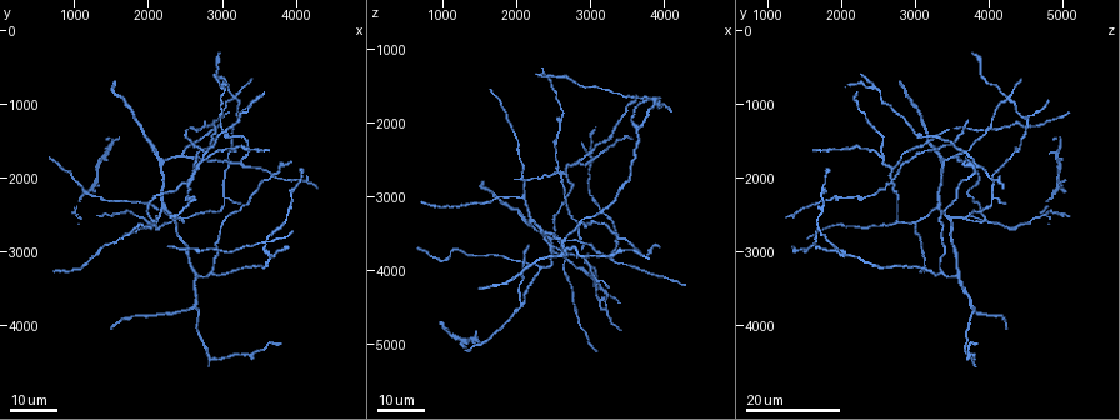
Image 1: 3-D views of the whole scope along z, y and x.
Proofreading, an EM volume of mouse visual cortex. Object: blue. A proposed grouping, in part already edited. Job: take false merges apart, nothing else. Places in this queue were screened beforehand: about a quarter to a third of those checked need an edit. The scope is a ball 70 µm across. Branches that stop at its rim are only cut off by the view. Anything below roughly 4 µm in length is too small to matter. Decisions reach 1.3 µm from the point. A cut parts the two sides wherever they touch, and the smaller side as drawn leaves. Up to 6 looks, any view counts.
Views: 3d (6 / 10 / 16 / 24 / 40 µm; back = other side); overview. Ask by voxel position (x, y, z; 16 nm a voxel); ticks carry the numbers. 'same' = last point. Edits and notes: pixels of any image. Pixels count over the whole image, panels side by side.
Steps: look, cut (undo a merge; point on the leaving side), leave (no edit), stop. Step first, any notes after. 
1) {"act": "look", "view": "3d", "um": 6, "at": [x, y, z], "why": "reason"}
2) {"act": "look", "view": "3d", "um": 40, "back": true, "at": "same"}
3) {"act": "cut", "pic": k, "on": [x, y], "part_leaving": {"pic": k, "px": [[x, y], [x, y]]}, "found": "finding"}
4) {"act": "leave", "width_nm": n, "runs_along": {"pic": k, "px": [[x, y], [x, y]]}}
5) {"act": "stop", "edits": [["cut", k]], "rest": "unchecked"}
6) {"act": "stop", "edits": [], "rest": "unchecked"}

{"act": "look", "view": "3d", "um": 16, "at": [3250, 1800, 3750], "why": "three-way junction"}

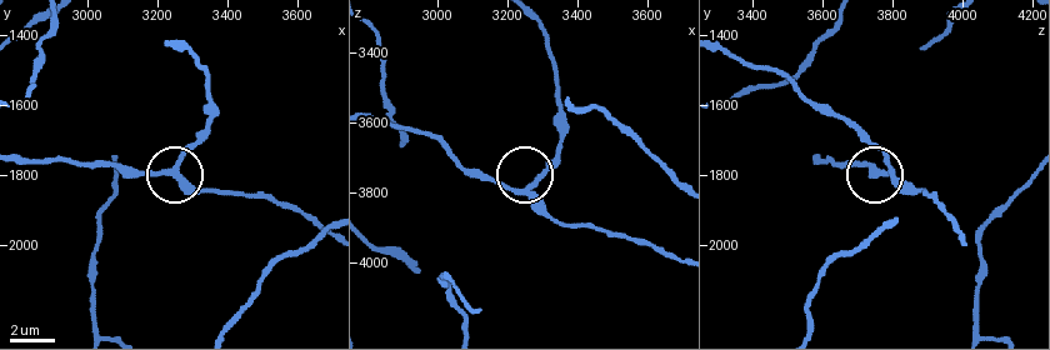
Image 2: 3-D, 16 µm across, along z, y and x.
{"act": "look", "view": "3d", "um": 10, "at": [3260, 1800, 3800], "why": "zoom in"}

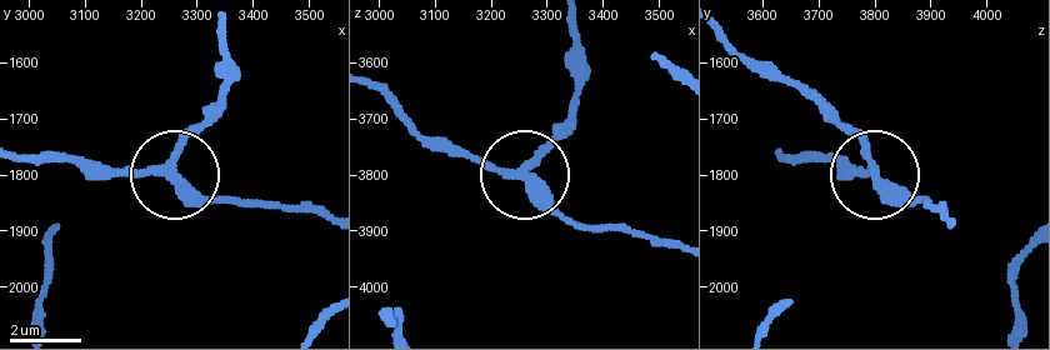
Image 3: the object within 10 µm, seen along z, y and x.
{"act": "leave", "arms": 3, "found": "all the same neuron"}

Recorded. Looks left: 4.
{"act": "look", "view": "3d", "um": 24, "at": [3150, 900, 4250], "why": "four arms meet"}

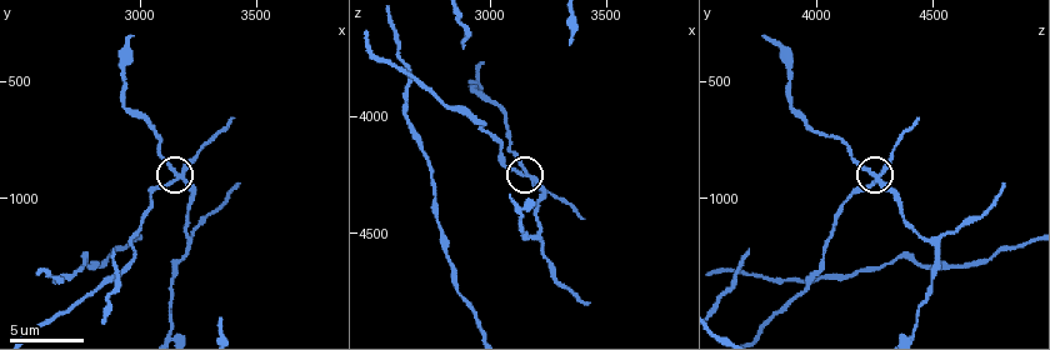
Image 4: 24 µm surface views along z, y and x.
{"act": "look", "view": "3d", "um": 6, "at": [3160, 890, 4240], "why": "zoom in"}

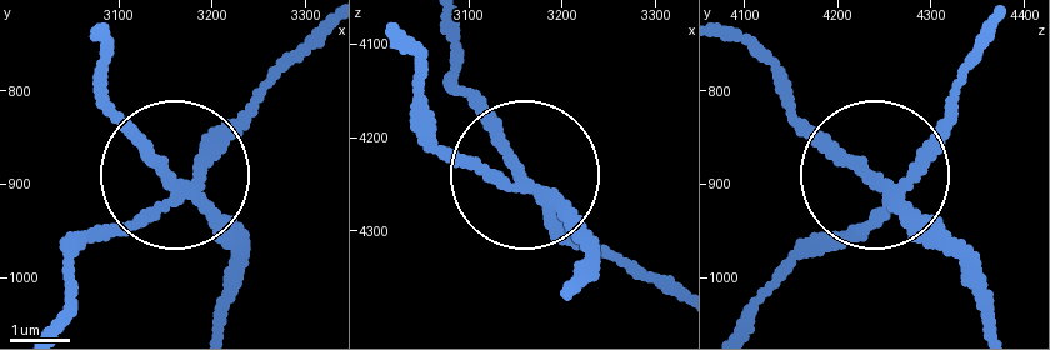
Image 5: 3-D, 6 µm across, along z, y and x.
{"act": "leave", "found": "continuous, no second neuron"}

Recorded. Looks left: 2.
{"act": "look", "view": "3d", "um": 24, "at": [3000, 2300, 4050], "why": "three-way junction"}

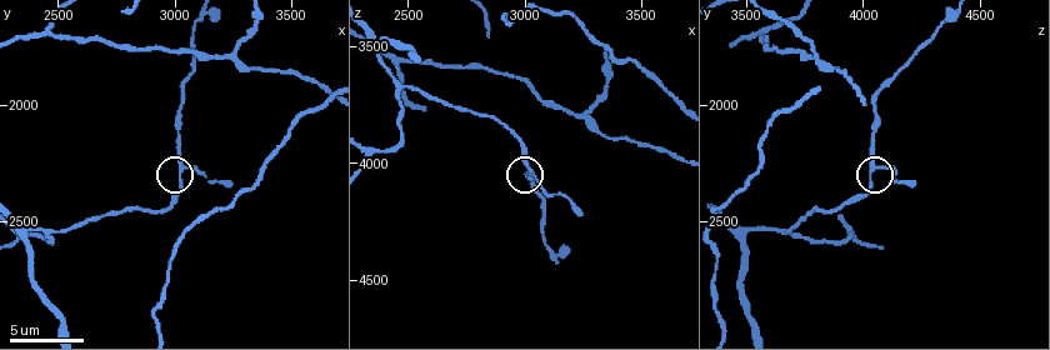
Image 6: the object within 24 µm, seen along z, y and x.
{"act": "look", "view": "3d", "um": 6, "at": [3050, 2270, 4060]}

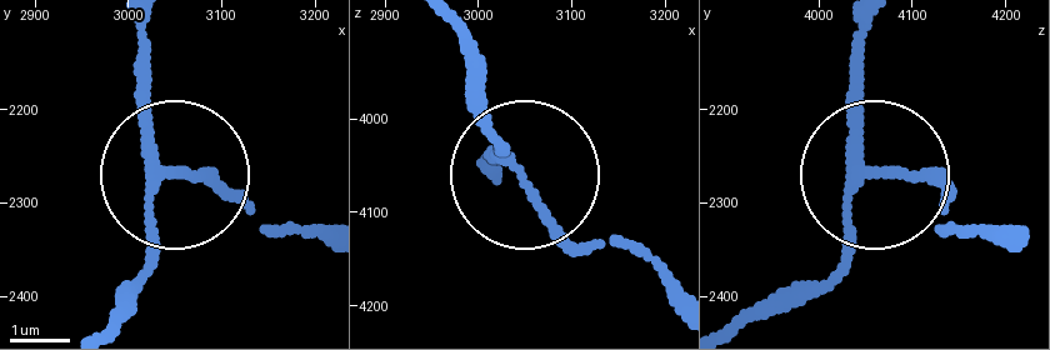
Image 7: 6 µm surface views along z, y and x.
{"act": "leave", "width_nm": 170, "runs_along": {"pic": 7, "px": [[453, 31], [518, 180], [561, 225], [621, 245], [661, 280]]}, "found": "all the same neuron"}

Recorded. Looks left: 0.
{"act": "stop", "edits": [], "rest": "unchecked"}

